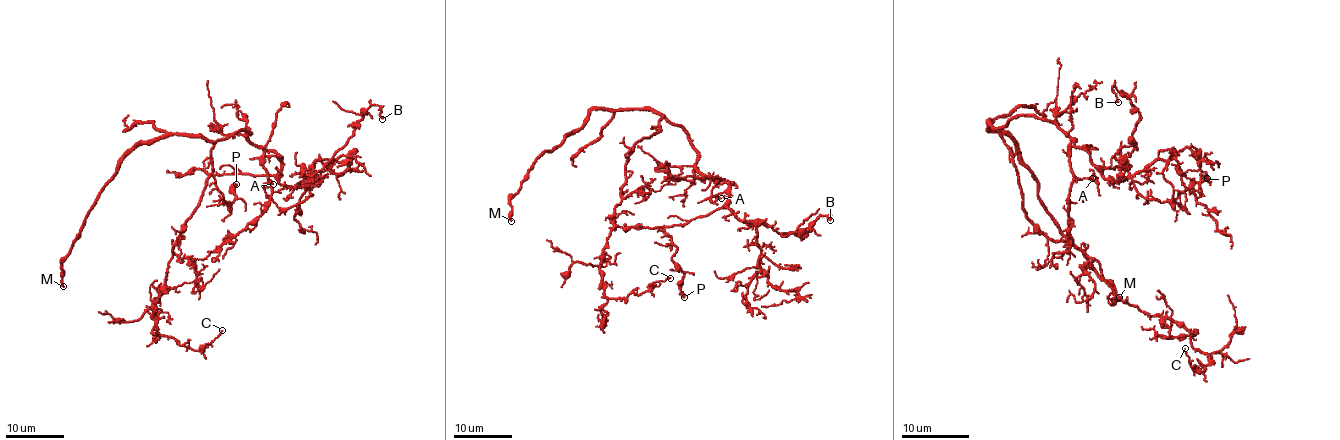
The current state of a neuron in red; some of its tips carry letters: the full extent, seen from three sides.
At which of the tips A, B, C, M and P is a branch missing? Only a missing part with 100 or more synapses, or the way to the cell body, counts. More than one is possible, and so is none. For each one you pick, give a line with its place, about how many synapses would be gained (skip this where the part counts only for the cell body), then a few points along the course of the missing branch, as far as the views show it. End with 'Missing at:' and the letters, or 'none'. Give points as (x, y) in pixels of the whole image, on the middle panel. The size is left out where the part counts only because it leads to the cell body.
M: Place: (511, 221). Roughly 160 synapses. Course of what is missing: (511, 221), (511, 284), (537, 295), (552, 279), (566, 217), (612, 166), (700, 171), (706, 176), (696, 189)
Missing at: M

